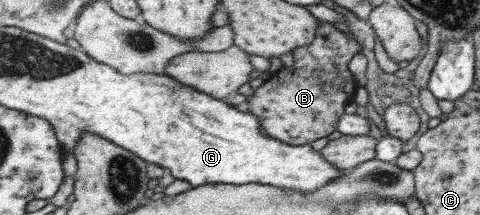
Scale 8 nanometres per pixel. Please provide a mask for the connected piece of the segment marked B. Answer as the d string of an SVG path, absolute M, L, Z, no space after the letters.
M320 20L314 41L291 51L294 64L274 70L254 94L247 97L244 111L260 119L264 135L288 145L309 144L330 135L338 130L336 121L344 113L344 106L353 101L358 86L346 65L360 51L359 41Z

